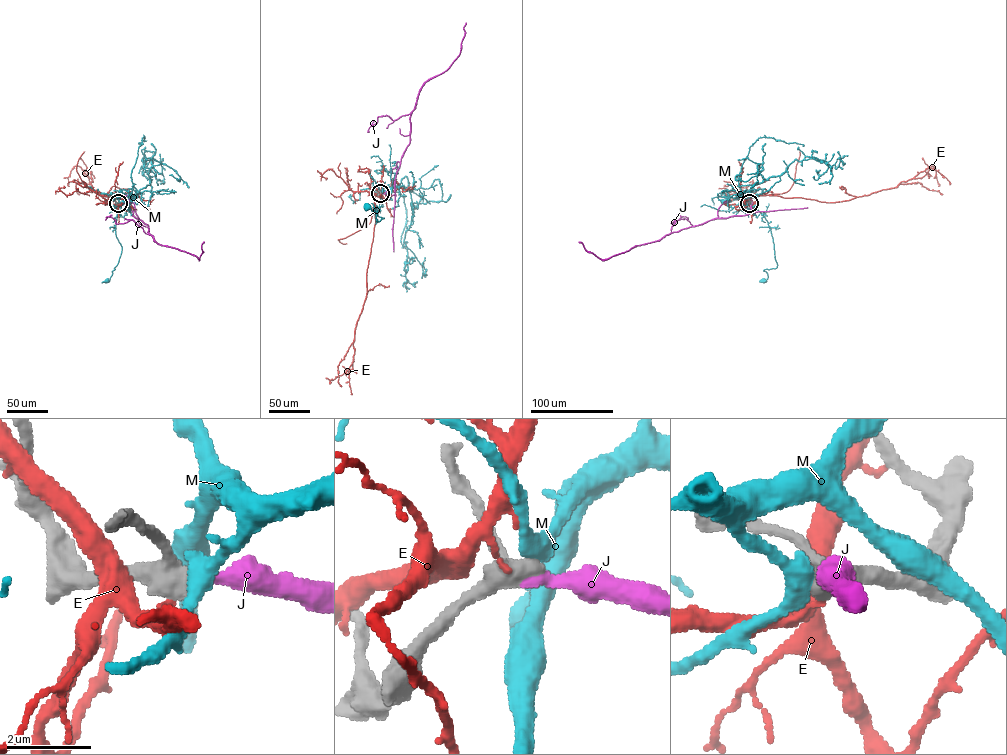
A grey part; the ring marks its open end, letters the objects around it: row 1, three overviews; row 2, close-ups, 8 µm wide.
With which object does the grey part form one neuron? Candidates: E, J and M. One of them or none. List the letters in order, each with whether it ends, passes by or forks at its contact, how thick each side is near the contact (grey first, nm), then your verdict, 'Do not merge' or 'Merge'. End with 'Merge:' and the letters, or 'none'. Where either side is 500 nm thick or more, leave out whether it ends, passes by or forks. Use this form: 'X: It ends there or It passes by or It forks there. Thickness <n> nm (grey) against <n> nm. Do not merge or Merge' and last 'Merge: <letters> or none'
E: Thickness 500 nm (grey) against 100 nm. Do not merge
J: It ends there. Thickness 460 nm (grey) against 320 nm. Merge
M: It passes by. Thickness 420 nm (grey) against 420 nm. Do not merge
Merge: J

